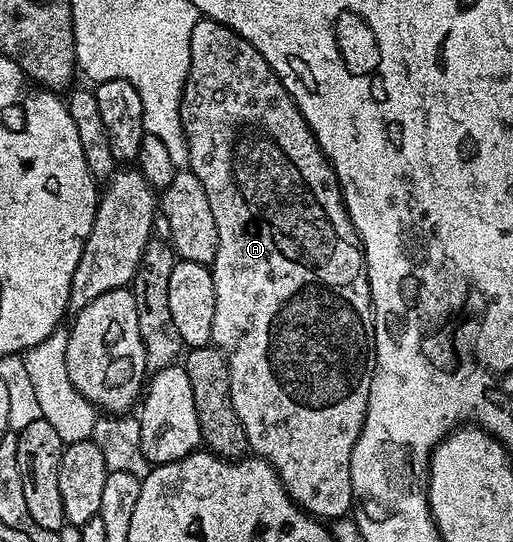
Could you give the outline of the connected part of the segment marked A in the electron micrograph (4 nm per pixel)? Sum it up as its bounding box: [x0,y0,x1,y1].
[182,18,376,518]

